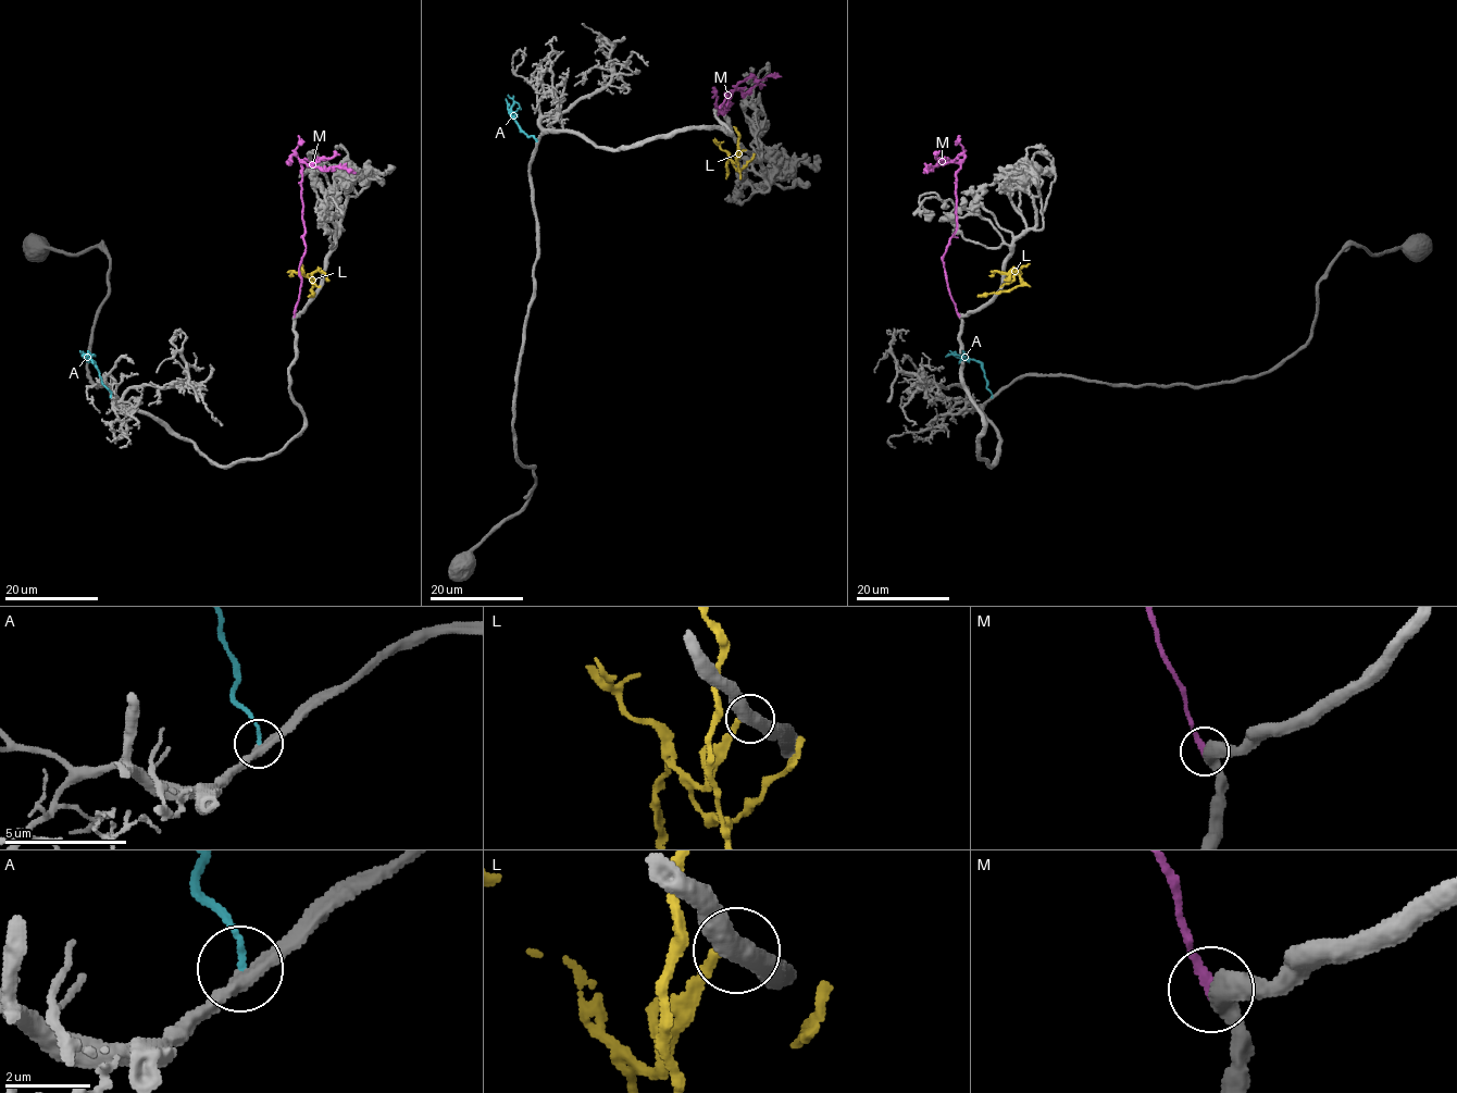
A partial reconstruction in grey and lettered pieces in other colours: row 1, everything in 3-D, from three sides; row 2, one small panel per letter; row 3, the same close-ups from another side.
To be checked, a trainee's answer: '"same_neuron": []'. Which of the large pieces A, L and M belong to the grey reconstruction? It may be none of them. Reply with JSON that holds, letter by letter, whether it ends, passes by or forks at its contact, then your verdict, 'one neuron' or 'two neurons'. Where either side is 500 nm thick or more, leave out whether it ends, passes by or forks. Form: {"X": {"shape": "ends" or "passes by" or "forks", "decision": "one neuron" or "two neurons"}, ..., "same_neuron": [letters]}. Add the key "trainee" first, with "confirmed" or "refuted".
{"trainee": "refuted", "A": {"shape": "ends", "decision": "one neuron"}, "L": {"shape": "ends", "decision": "two neurons"}, "M": {"shape": "ends", "decision": "two neurons"}, "same_neuron": ["A"]}

